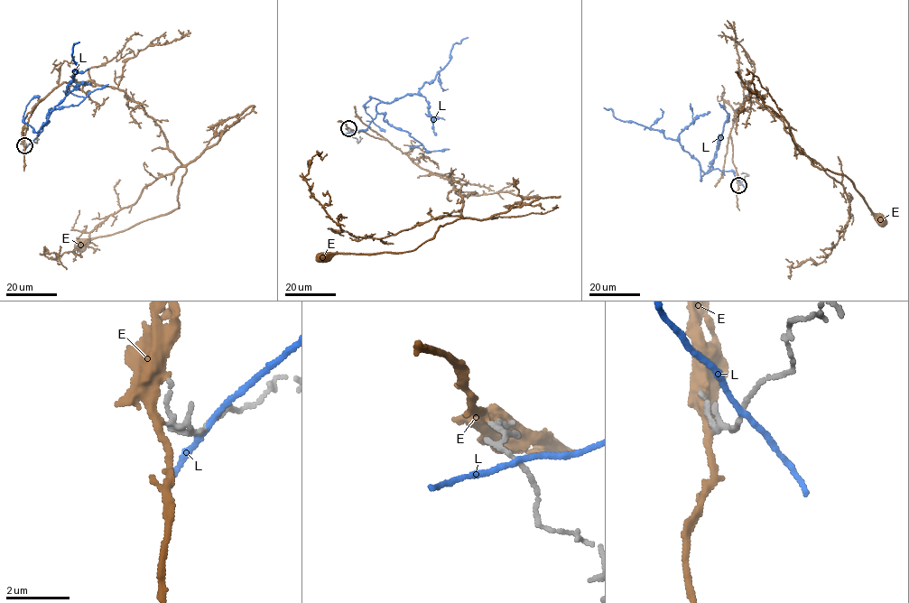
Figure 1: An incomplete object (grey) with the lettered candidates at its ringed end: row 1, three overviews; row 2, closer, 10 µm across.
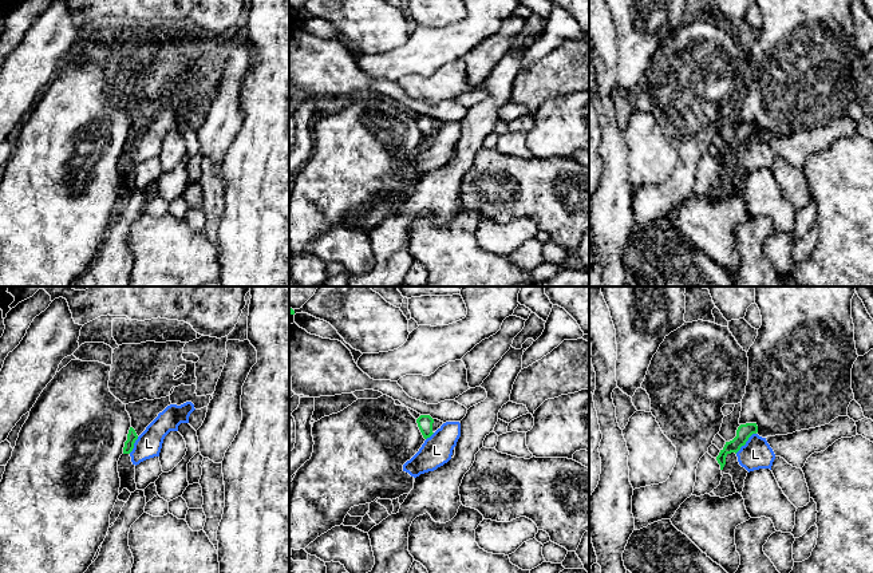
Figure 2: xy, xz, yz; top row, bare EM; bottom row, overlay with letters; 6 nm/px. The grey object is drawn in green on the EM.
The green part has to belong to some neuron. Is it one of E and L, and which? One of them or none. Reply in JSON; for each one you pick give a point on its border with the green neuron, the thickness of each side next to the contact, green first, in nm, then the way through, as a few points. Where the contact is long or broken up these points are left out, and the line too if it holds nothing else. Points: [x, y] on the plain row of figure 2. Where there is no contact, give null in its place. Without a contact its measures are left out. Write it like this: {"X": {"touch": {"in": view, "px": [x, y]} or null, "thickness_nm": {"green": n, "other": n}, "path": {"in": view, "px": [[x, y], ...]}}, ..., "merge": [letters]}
{"E": {"touch": null}, "merge": ["E"]}

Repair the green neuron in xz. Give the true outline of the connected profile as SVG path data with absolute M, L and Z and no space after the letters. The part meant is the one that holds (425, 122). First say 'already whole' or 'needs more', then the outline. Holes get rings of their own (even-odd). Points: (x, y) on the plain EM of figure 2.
already whole; M420 115L416 119L416 123L424 139L430 138L434 134L432 133L434 119L430 115Z

